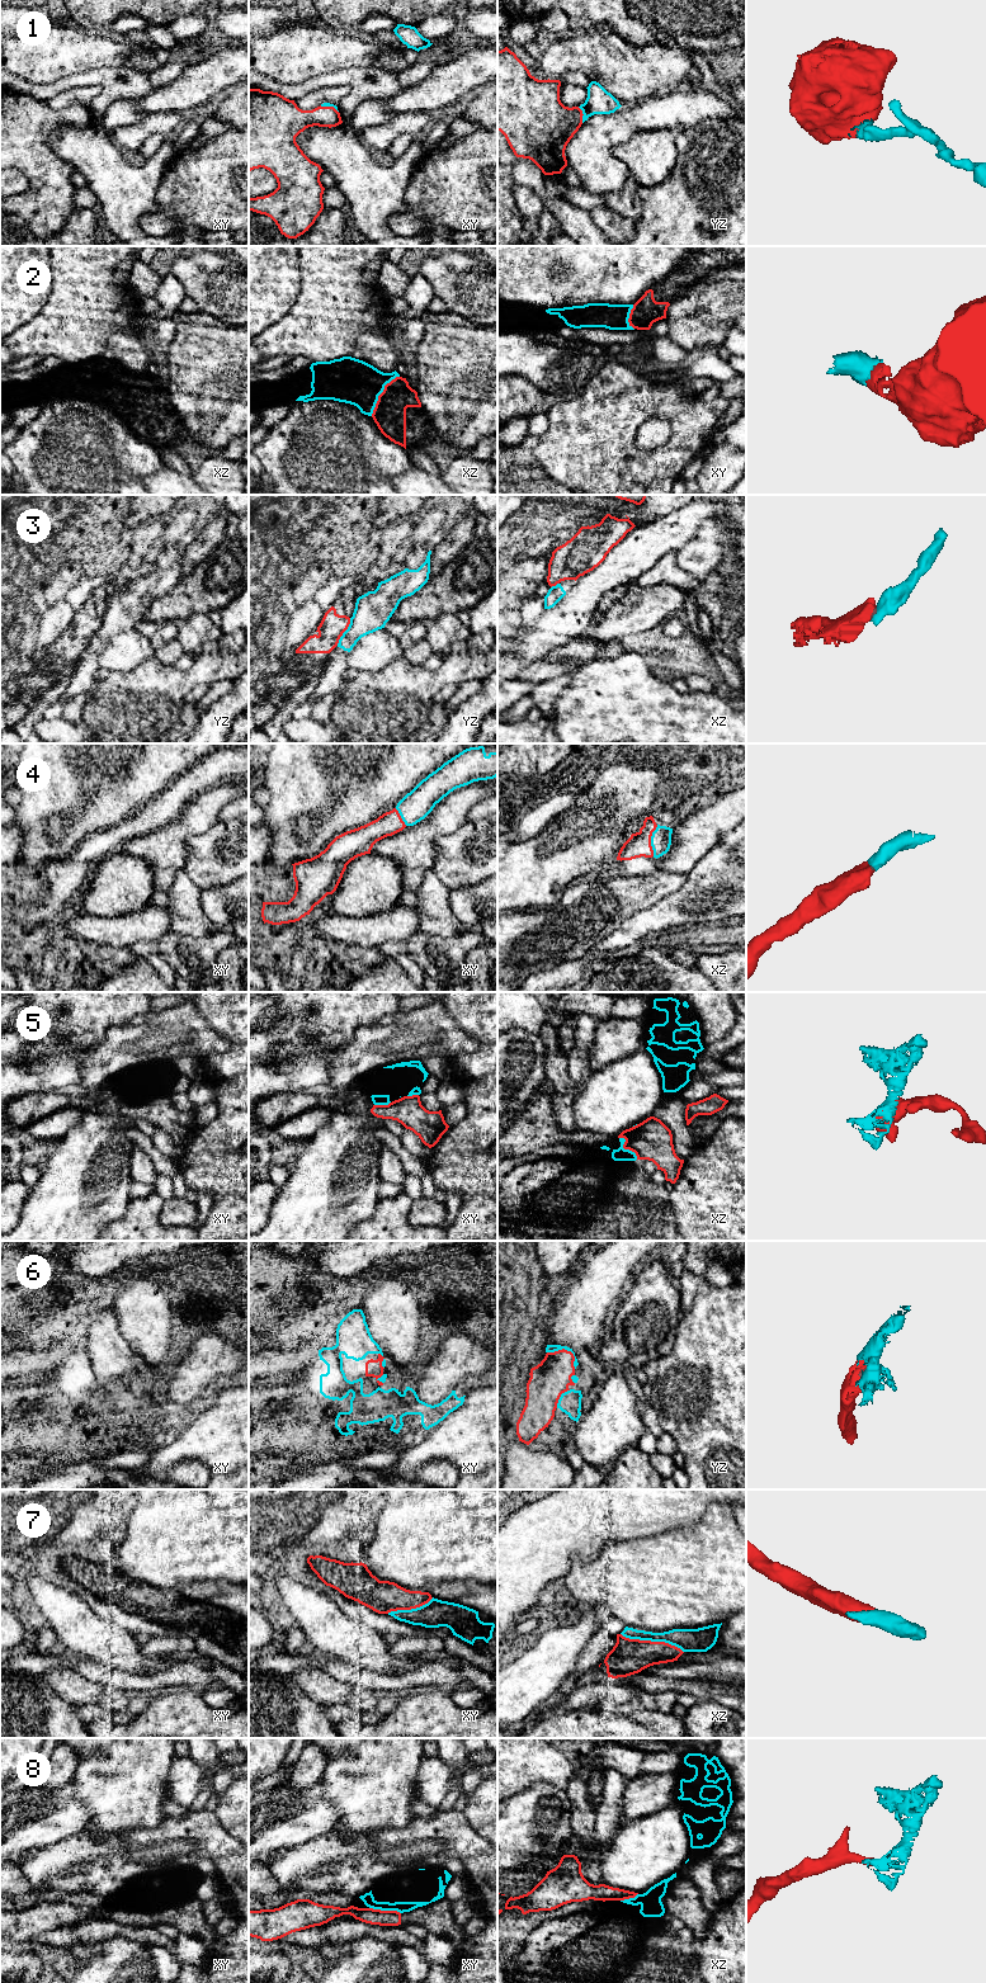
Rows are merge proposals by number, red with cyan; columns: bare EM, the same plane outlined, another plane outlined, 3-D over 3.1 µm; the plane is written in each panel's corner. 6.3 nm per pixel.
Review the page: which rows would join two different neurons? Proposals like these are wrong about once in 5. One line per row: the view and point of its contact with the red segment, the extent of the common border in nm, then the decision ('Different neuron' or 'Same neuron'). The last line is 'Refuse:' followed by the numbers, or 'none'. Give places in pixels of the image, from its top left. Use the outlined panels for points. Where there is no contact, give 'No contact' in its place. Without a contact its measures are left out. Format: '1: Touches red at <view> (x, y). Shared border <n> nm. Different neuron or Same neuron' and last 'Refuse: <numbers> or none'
1: Touches red at yz (583, 114). Shared border 110 nm. Same neuron
2: Touches red at xz (381, 393). Shared border 320 nm. Same neuron
3: Touches red at yz (344, 631). Shared border 200 nm. Different neuron
4: Touches red at xz (650, 840). Shared border 200 nm. Same neuron
5: Touches red at xz (626, 1148). Shared border 180 nm. Different neuron
6: Touches red at yz (566, 1350). Shared border 220 nm. Same neuron
7: Touches red at xz (652, 1642). Shared border 420 nm. Same neuron
8: Touches red at xy (385, 1911). Shared border 200 nm. Different neuron
Refuse: 3, 5, 8

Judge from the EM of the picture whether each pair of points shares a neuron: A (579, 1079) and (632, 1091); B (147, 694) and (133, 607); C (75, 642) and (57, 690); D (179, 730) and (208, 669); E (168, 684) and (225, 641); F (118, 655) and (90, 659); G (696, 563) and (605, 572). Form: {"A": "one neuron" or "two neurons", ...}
{"A": "two neurons", "B": "two neurons", "C": "two neurons", "D": "two neurons", "E": "two neurons", "F": "two neurons", "G": "two neurons"}

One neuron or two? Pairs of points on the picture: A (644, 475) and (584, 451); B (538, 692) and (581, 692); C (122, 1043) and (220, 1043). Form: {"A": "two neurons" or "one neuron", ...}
{"A": "one neuron", "B": "two neurons", "C": "one neuron"}

